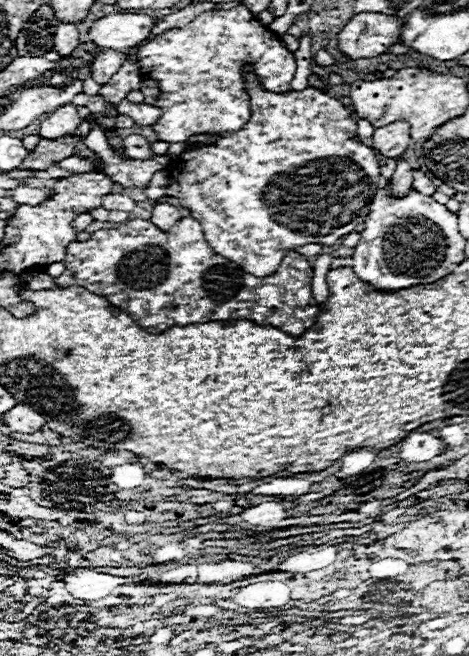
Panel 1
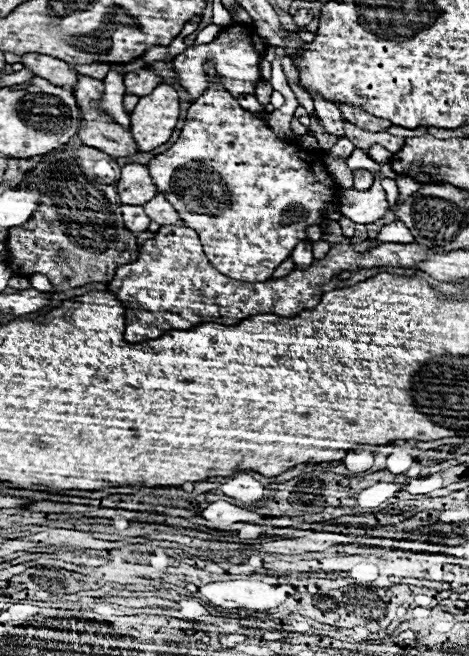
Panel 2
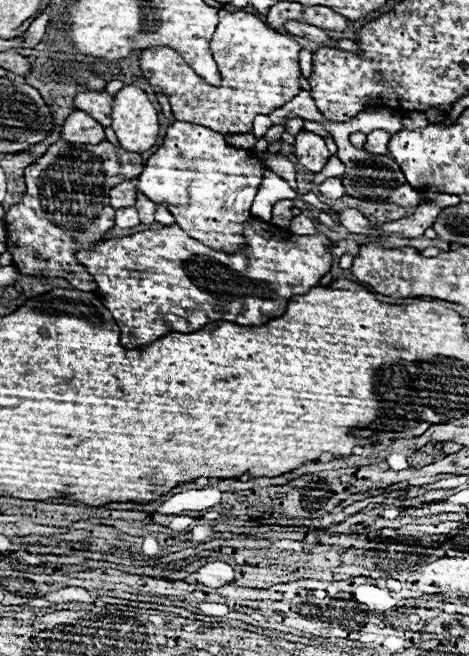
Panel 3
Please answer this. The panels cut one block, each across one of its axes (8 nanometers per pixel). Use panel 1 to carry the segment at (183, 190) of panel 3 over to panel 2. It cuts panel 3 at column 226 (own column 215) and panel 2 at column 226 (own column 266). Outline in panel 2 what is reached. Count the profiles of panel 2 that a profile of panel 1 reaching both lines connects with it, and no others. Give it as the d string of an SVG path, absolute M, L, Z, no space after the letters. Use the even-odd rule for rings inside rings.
M218 82L192 102L180 138L166 152L150 160L150 176L158 192L168 198L184 224L198 232L212 266L224 276L244 282L268 280L274 268L292 254L296 244L308 238L306 228L324 222L326 210L340 198L340 192L336 196L332 176L326 172L318 156L310 152L306 154L296 140L278 138L266 120L244 110Z

